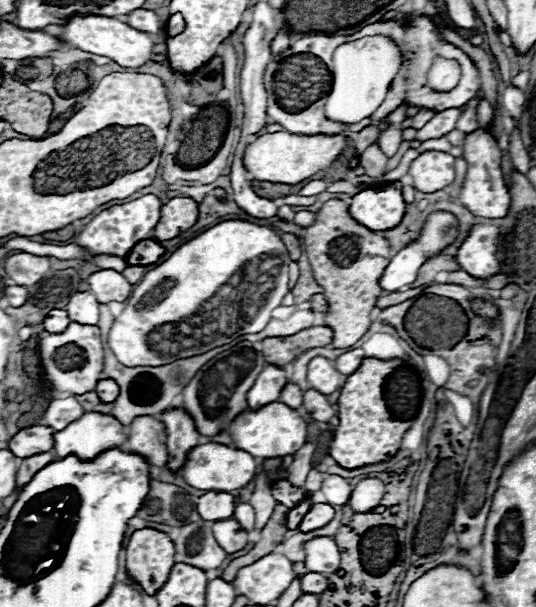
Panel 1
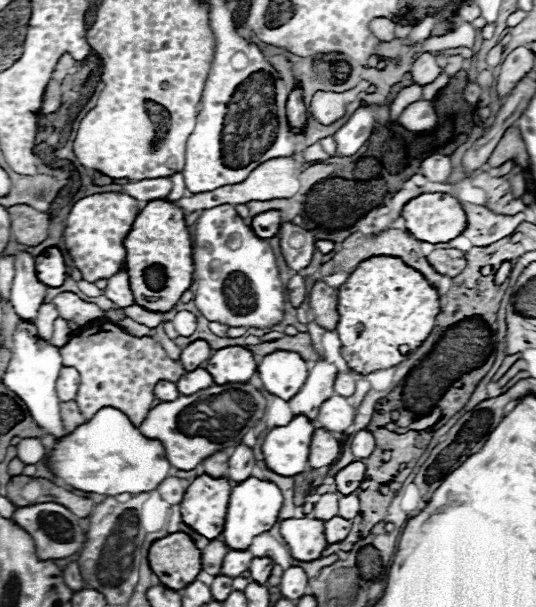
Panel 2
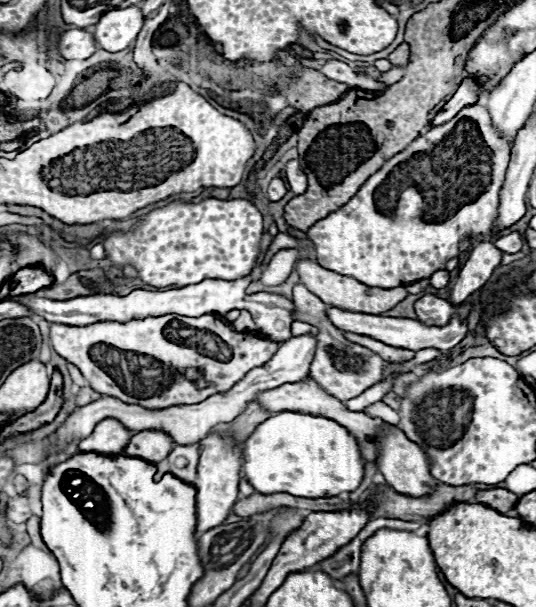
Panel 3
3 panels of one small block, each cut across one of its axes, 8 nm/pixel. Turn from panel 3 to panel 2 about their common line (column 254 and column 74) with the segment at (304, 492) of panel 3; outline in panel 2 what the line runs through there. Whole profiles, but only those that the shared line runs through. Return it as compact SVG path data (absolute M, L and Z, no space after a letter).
M100 408L74 432L56 440L50 456L42 460L54 476L64 480L68 488L104 496L152 492L164 478L168 478L170 470L162 444L142 436L128 416L116 408Z

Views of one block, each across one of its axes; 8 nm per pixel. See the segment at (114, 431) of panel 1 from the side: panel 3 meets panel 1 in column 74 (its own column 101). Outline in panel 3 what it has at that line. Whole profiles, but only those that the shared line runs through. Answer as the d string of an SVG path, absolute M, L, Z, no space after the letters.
M104 418L96 424L94 432L88 438L82 438L78 448L80 452L96 452L102 456L120 456L124 454L130 438L136 430L128 430L116 418Z

